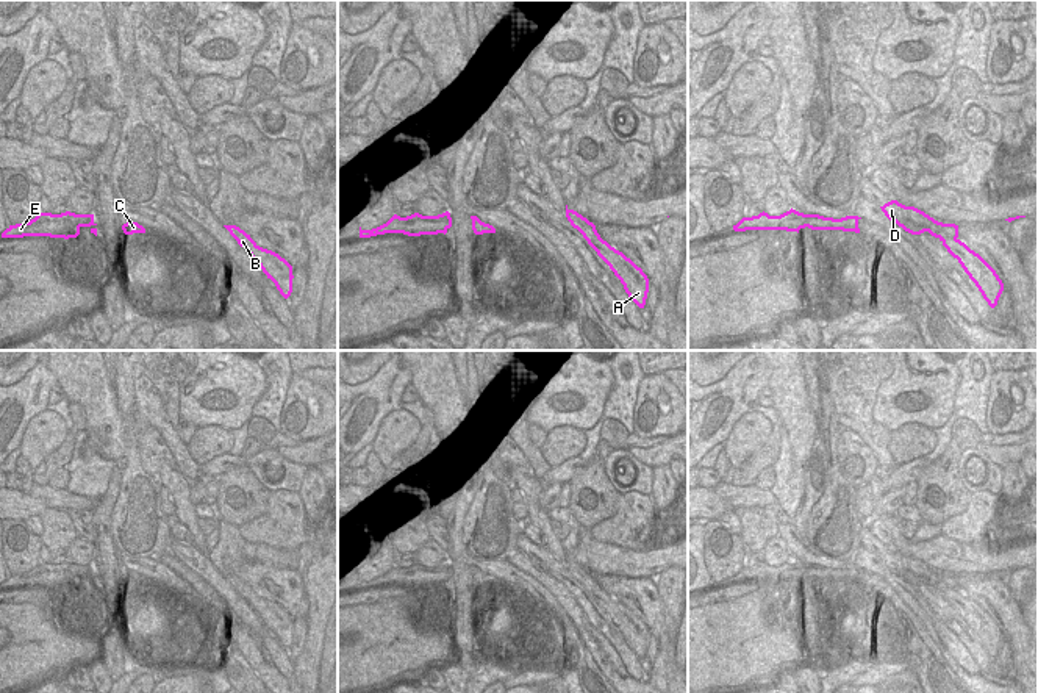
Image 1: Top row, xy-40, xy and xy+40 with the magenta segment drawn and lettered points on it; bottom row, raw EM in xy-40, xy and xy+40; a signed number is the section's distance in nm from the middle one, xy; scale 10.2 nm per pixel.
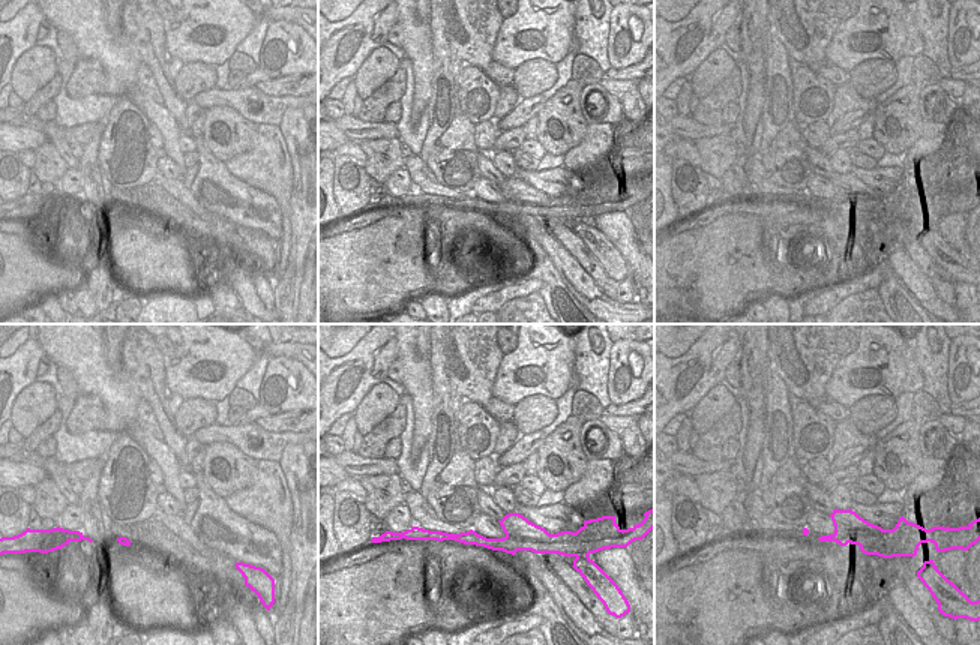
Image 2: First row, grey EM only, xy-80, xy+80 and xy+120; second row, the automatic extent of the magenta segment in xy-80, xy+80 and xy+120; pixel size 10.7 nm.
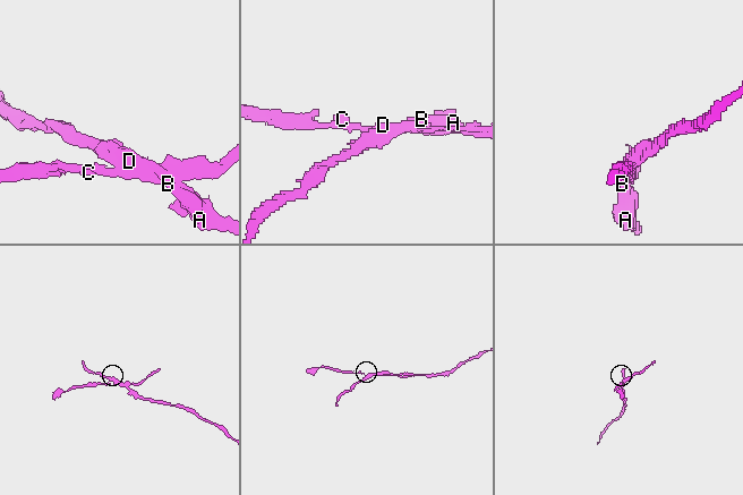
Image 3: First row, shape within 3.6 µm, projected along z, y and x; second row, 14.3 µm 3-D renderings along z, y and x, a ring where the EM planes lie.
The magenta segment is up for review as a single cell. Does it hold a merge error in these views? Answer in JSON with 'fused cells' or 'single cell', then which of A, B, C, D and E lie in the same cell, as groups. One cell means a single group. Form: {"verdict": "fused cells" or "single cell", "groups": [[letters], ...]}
{"verdict": "fused cells", "groups": [["A", "B", "D"], ["C", "E"]]}

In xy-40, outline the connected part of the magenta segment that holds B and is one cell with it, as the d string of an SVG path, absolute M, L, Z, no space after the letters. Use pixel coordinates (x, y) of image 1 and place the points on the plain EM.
M224 576L230 585L244 598L250 607L260 615L263 623L270 629L280 645L288 649L292 643L292 616L278 604L260 598L250 585L236 576Z

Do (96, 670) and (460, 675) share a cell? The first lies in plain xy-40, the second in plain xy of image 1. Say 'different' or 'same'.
same

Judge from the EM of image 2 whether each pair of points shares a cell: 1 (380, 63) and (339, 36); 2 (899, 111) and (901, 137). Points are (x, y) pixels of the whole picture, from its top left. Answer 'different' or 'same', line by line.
1: different
2: same

